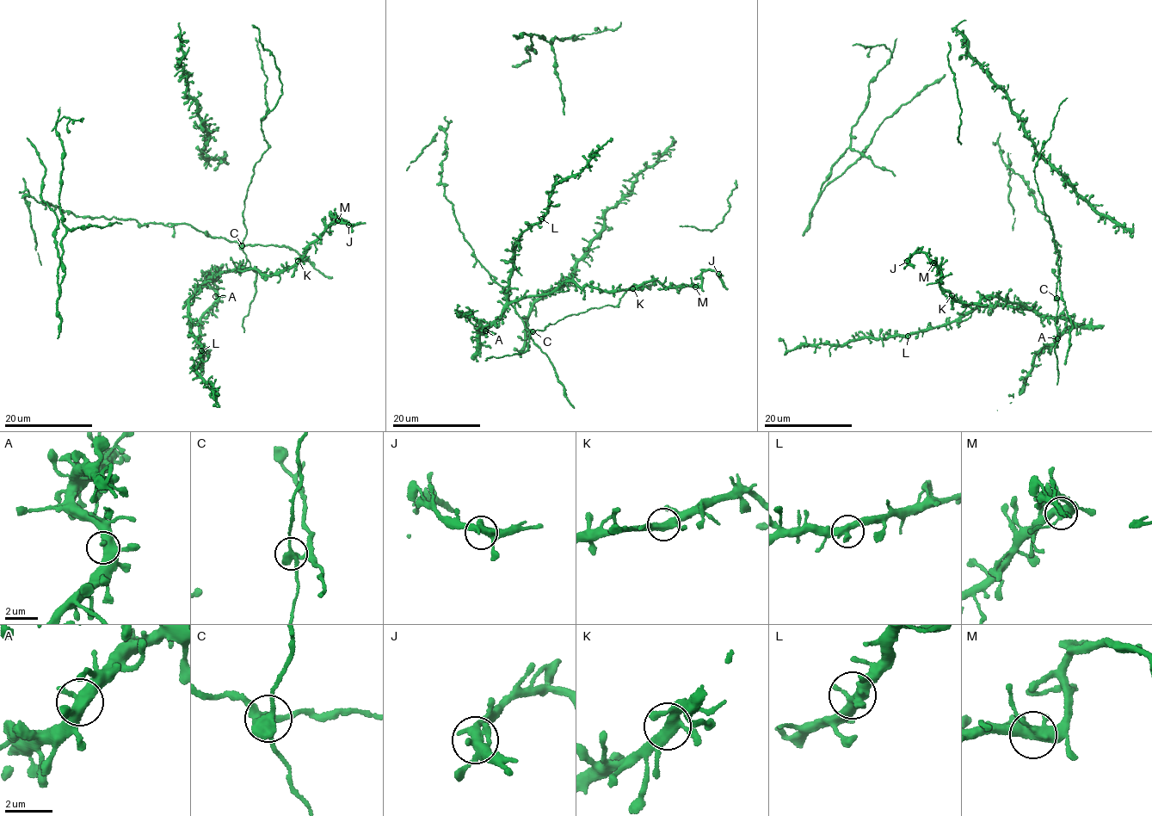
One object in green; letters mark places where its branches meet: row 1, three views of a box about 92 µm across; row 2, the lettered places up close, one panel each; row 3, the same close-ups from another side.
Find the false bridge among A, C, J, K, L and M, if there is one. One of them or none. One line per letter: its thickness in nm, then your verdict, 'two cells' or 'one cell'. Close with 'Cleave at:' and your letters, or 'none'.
A: 440 nm thick; one cell
C: 360 nm thick; two cells
J: 360 nm thick; one cell
K: 360 nm thick; one cell
L: 360 nm thick; one cell
M: 420 nm thick; one cell
Cleave at: C

